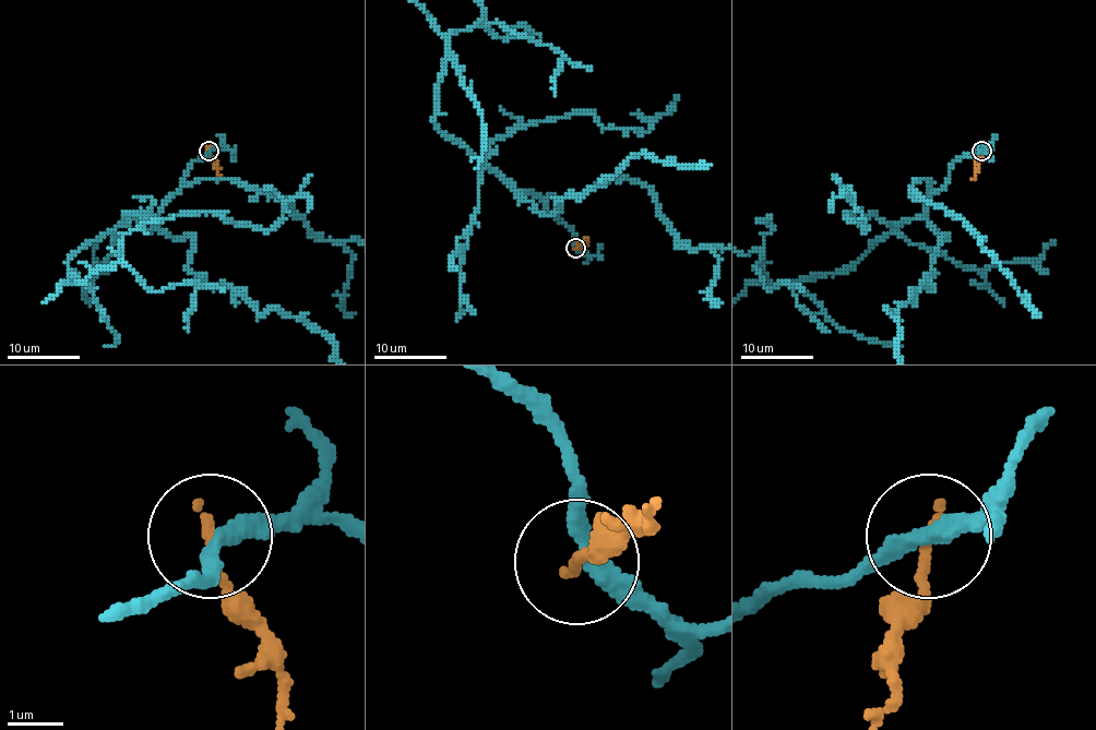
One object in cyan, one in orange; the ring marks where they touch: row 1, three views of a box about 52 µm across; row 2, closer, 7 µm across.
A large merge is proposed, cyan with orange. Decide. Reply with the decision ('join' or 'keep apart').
keep apart

